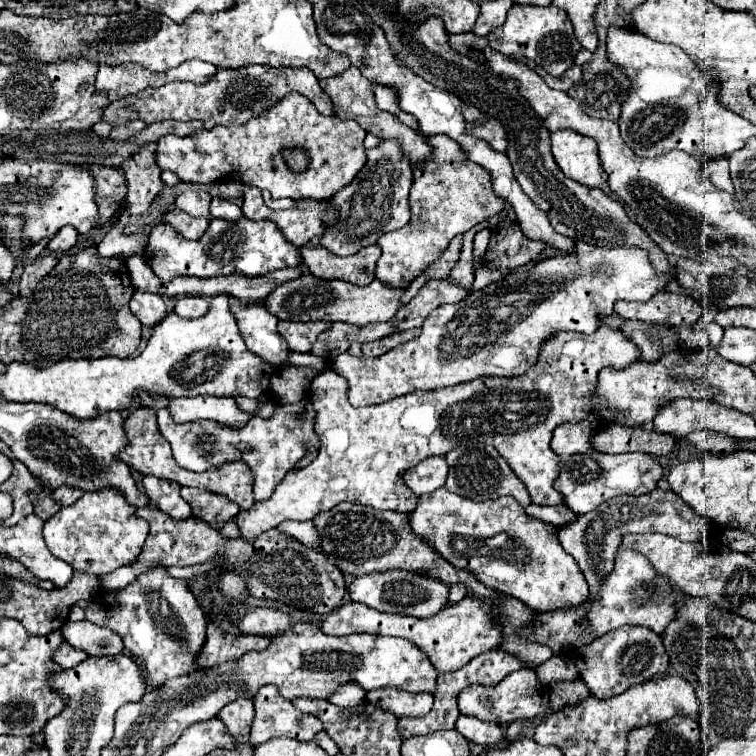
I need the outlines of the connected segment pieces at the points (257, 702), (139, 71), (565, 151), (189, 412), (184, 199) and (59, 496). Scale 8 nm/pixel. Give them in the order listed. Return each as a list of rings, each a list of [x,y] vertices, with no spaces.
[[[264,685],[262,689],[258,689],[258,693],[254,695],[254,709],[256,709],[256,717],[252,723],[252,731],[250,731],[250,743],[258,745],[264,741],[270,741],[274,737],[290,737],[296,741],[312,741],[314,735],[322,729],[322,723],[318,717],[306,715],[302,711],[298,711],[290,699],[282,697],[278,693],[276,685]]]
[[[126,63],[126,65],[100,65],[96,75],[96,91],[106,93],[108,101],[118,101],[126,95],[136,95],[142,89],[150,87],[154,73],[144,69],[142,65]]]
[[[574,131],[552,133],[552,155],[562,173],[590,189],[606,183],[606,171],[600,167],[596,143]]]
[[[192,397],[192,399],[170,399],[168,411],[174,421],[178,423],[188,423],[188,421],[198,421],[198,419],[210,419],[218,421],[222,425],[230,427],[242,427],[250,415],[240,411],[236,401],[232,397]]]
[[[186,189],[176,197],[176,207],[180,207],[182,211],[186,211],[188,215],[194,215],[194,217],[210,217],[210,211],[208,211],[210,201],[212,201],[212,197],[208,191]]]
[[[58,487],[52,491],[52,497],[56,503],[60,505],[72,505],[76,499],[80,499],[84,495],[84,491],[80,489],[72,489],[72,487]]]

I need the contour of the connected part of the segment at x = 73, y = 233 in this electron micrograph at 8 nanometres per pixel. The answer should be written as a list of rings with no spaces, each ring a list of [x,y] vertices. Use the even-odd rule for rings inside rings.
[[[72,225],[62,227],[48,243],[48,249],[52,251],[68,251],[70,247],[74,247],[78,241],[78,231]]]

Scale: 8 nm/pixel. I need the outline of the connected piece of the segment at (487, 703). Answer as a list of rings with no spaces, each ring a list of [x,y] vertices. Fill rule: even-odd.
[[[514,671],[506,675],[504,681],[500,681],[494,687],[488,685],[470,685],[462,689],[458,695],[458,709],[462,715],[476,717],[480,721],[490,721],[490,723],[512,723],[516,719],[530,719],[540,713],[544,713],[550,707],[550,693],[544,685],[538,683],[534,671]]]

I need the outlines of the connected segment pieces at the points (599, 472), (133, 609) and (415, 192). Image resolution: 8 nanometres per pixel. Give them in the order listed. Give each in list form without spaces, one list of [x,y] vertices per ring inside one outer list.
[[[590,421],[580,423],[564,423],[554,429],[554,437],[550,447],[560,457],[560,477],[556,479],[556,489],[564,495],[566,505],[582,515],[594,511],[608,499],[620,495],[642,495],[650,493],[658,479],[662,477],[662,467],[656,459],[646,453],[622,453],[622,455],[604,455],[592,447],[594,433],[598,433],[596,425]]]
[[[154,567],[150,569],[150,573],[142,573],[134,583],[130,583],[126,589],[118,591],[118,593],[104,593],[100,591],[92,601],[90,601],[90,609],[70,609],[68,615],[70,621],[80,621],[80,619],[88,619],[100,627],[108,627],[112,631],[116,631],[122,641],[124,641],[124,649],[136,659],[142,661],[144,667],[144,679],[146,683],[154,685],[154,687],[162,687],[168,679],[174,677],[182,677],[182,675],[190,675],[200,671],[198,665],[198,655],[204,647],[204,639],[206,639],[206,617],[204,611],[200,609],[198,601],[194,599],[194,595],[188,591],[186,581],[174,579],[166,573],[164,567]]]
[[[438,135],[428,141],[436,151],[420,165],[420,169],[412,169],[414,183],[410,189],[410,223],[378,239],[382,257],[376,263],[376,279],[388,285],[408,285],[418,273],[424,271],[426,265],[438,259],[454,235],[466,233],[474,225],[500,213],[504,207],[504,201],[490,189],[490,173],[468,161],[450,137]]]

